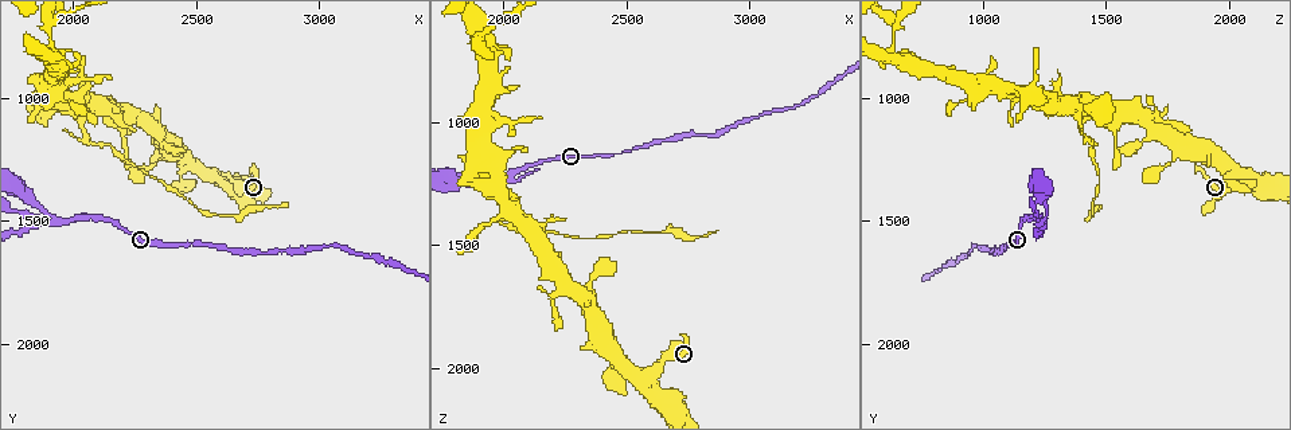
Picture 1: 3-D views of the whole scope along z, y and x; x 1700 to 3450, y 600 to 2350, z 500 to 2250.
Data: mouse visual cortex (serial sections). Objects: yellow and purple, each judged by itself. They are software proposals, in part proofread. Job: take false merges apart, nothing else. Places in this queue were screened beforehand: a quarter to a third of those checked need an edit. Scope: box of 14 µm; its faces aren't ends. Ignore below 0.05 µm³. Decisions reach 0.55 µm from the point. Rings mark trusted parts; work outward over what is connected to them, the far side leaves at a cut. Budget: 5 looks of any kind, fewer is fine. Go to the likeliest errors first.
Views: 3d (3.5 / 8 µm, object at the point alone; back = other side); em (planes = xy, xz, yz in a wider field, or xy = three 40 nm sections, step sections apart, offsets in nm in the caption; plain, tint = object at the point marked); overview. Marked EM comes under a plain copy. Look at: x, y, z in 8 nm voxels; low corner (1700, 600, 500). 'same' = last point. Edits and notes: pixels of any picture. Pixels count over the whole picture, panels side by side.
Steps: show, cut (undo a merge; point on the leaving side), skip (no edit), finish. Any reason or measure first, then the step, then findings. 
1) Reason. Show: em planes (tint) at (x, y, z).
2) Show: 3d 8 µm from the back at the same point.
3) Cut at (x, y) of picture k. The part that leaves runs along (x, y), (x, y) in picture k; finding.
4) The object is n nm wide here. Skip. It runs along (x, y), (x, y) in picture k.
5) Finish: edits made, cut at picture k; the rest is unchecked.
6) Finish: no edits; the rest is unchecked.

Thin neck. Show: 3d 8 µm at (1950, 1500, 1240).

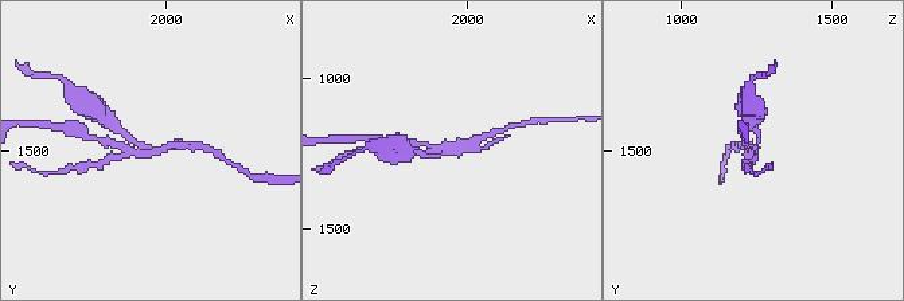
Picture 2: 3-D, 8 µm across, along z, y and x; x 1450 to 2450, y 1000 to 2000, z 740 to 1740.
4 arms meet here; the arms are 100, 150, 150, 200 nm wide. Show: em xy step 3 (tint) at (1950, 1500, 1240).

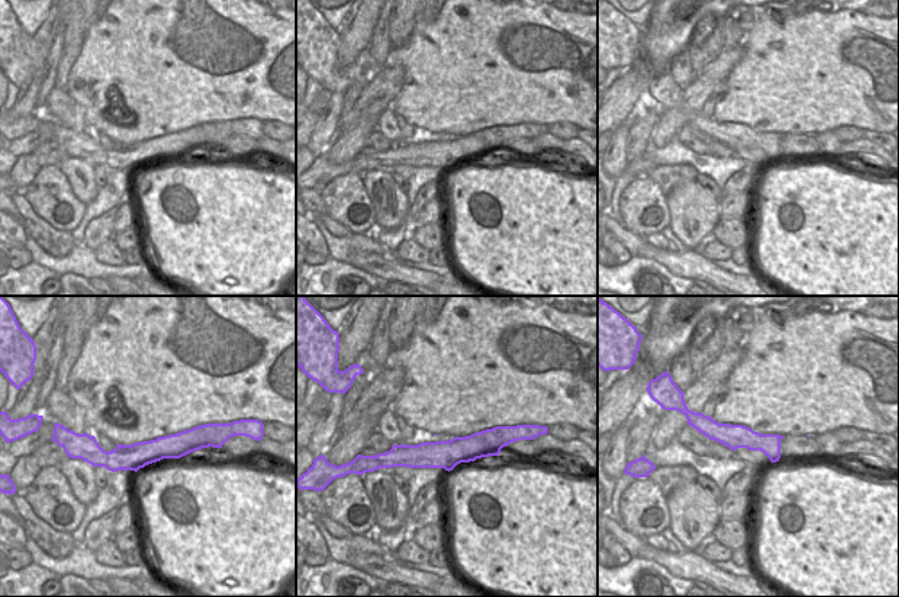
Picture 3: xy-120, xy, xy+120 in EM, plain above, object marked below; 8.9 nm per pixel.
Cut at (117, 128) of picture 2. The part that leaves runs along (460, 149), (440, 155), (413, 149) in picture 2; a second cell is stuck on.

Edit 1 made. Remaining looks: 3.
Show: overview.

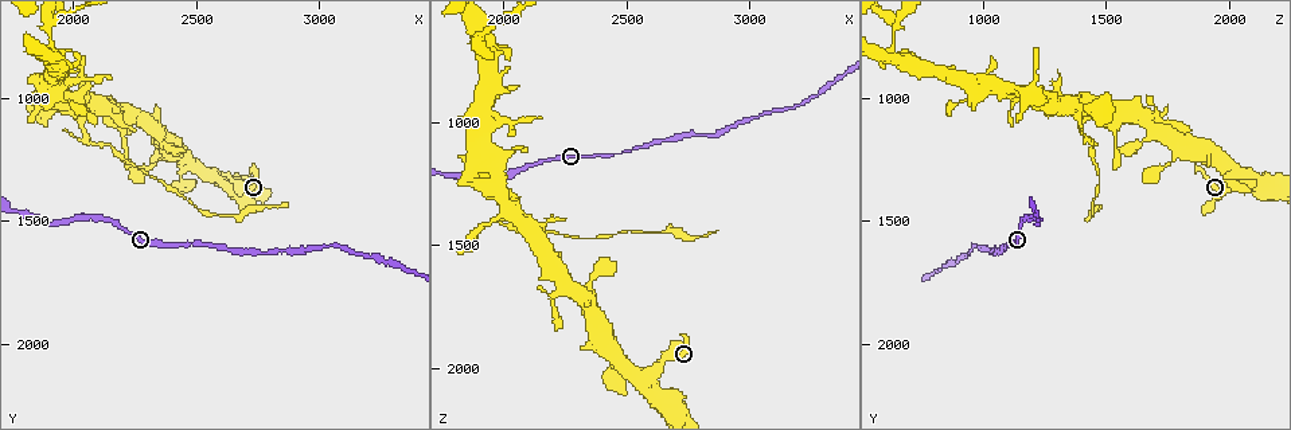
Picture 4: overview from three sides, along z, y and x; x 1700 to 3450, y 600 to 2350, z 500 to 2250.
Abrupt turn. Show: 3d 8 µm at (2050, 1180, 1440).

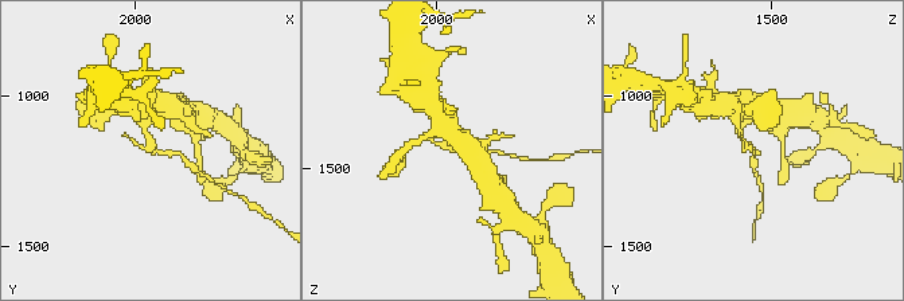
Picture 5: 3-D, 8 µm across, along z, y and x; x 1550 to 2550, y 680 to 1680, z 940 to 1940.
Show: em xy step 3 (tint) at (2060, 1180, 1430).

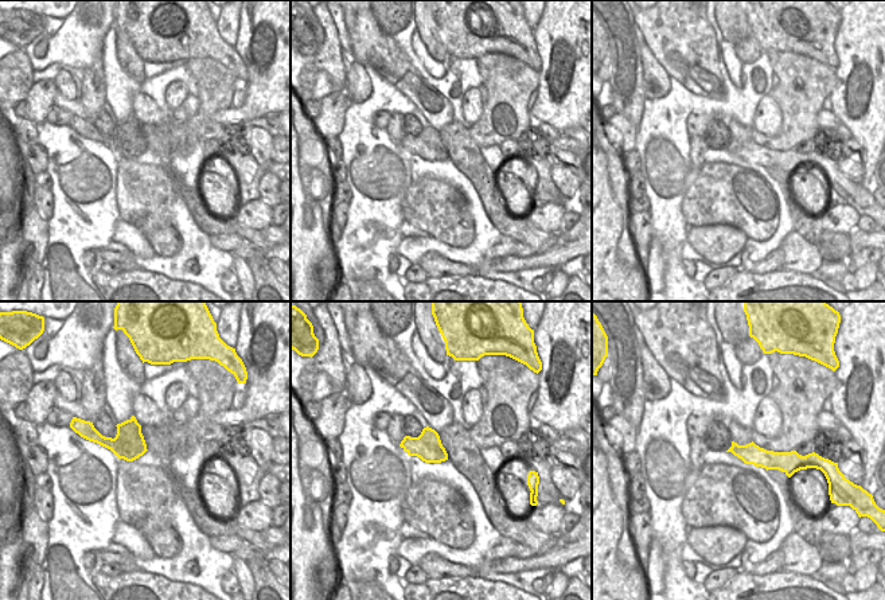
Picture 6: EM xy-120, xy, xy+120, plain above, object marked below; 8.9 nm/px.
Cut at (754, 163) of picture 5. A second cell is stuck on.

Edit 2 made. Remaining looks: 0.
Finish: edits made, cut at picture 2, cut at picture 5; the rest is unchecked.

